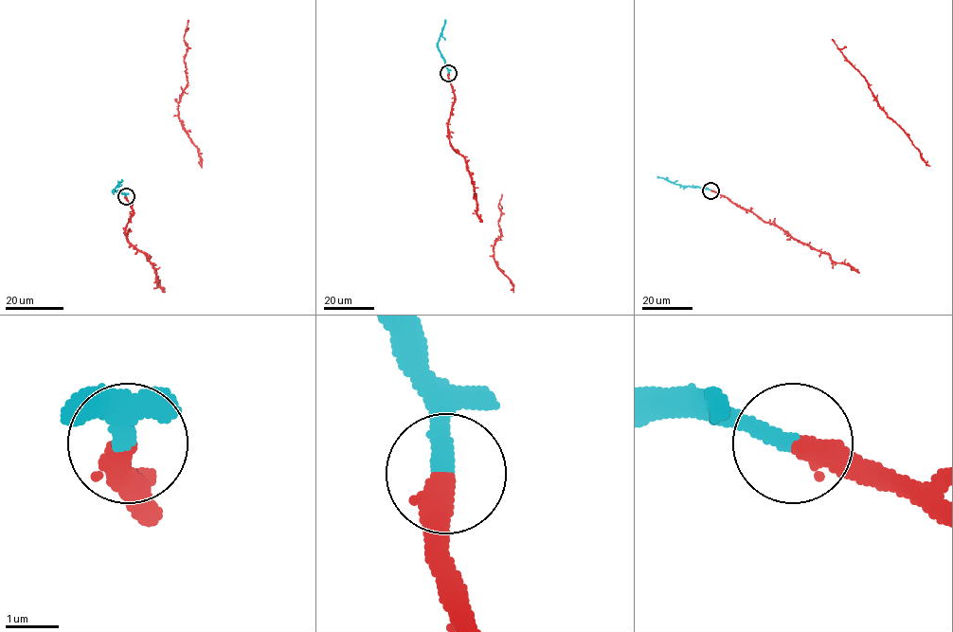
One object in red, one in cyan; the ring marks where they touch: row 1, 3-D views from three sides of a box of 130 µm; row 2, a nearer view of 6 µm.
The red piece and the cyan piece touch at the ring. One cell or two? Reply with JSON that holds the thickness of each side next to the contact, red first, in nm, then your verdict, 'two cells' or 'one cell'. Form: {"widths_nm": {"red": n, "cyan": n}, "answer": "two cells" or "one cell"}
{"widths_nm": {"red": 460, "cyan": 320}, "answer": "one cell"}

